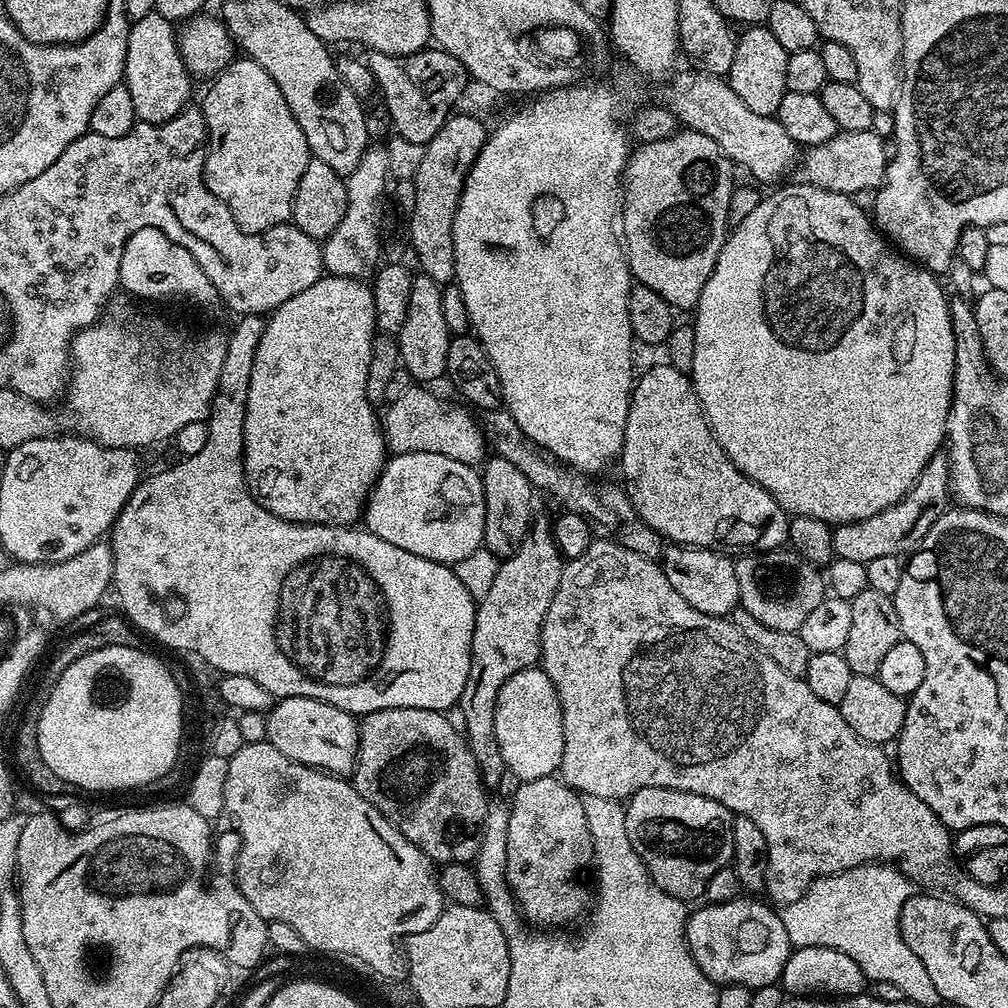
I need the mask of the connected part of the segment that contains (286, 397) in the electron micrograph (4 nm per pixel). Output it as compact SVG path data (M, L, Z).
M331 274L321 276L318 282L314 282L314 286L309 286L306 290L302 290L302 294L294 294L294 298L290 298L286 302L282 302L282 306L278 306L267 317L264 333L258 342L258 350L254 354L254 370L250 370L250 390L246 394L246 422L244 423L244 478L248 482L248 491L266 510L270 510L270 514L274 514L283 520L293 520L296 524L342 524L352 526L361 519L362 513L365 511L365 504L368 501L369 492L376 484L376 480L380 476L386 463L386 445L384 442L384 429L382 427L381 417L378 415L377 409L368 400L366 394L366 374L370 370L370 354L372 353L372 342L376 339L378 333L376 331L376 319L374 318L374 298L372 297L371 287L363 279L354 277L342 277Z

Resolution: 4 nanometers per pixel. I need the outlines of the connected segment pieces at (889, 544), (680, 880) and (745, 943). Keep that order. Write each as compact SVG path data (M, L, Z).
M937 454L930 458L930 462L922 470L914 486L902 499L894 502L894 506L886 506L886 510L865 520L835 525L832 528L833 557L851 558L853 562L863 564L874 562L874 558L882 558L885 554L903 557L922 542L930 526L934 526L934 522L949 504L948 458L947 455Z
M643 788L627 801L624 813L630 846L652 873L653 882L674 898L699 901L710 878L732 863L733 813L710 798L702 798L702 794Z
M737 898L721 904L705 903L704 908L698 909L697 912L695 909L689 915L688 925L684 928L688 949L698 970L702 970L702 974L706 974L706 978L710 978L713 984L717 986L737 984L753 989L770 986L779 981L788 961L788 955L794 949L786 934L783 915L771 903L761 900L760 898Z

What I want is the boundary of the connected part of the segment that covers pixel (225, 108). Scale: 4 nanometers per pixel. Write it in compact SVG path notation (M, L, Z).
M250 58L233 59L211 81L202 111L208 128L204 184L228 207L243 232L265 232L291 221L294 194L310 159L306 134L290 114L278 82Z

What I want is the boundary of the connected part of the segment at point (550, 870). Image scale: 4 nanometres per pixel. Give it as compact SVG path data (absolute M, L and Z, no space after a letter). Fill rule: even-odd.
M555 775L546 778L534 778L533 780L523 781L519 785L520 789L512 796L512 809L508 812L508 832L503 833L504 845L506 846L506 878L508 879L508 889L512 892L512 897L516 900L516 907L522 913L523 919L529 925L535 926L540 930L556 930L559 924L568 924L571 920L576 920L580 915L583 917L590 908L590 888L580 881L580 875L584 871L589 871L592 864L592 839L590 838L590 826L586 822L586 813L582 811L580 793L572 789L563 780Z

